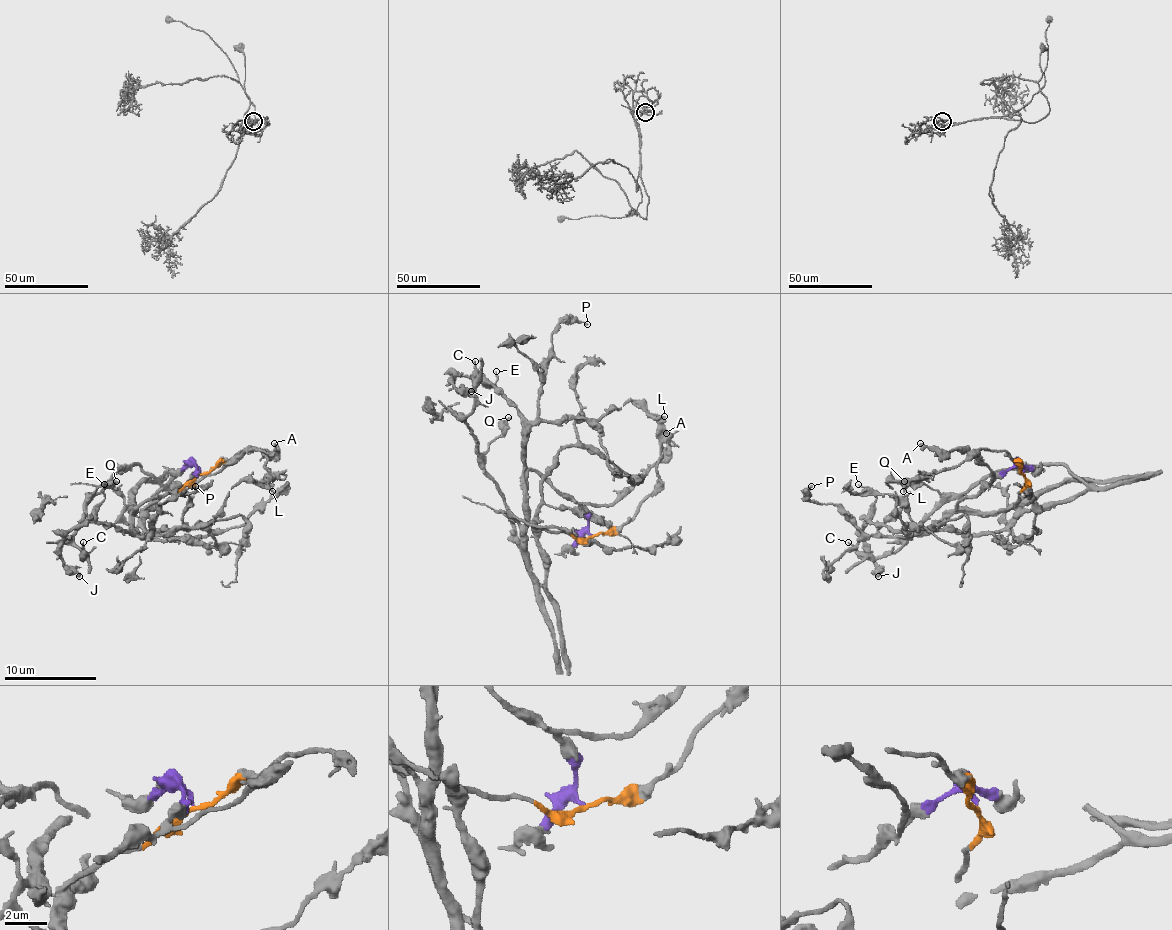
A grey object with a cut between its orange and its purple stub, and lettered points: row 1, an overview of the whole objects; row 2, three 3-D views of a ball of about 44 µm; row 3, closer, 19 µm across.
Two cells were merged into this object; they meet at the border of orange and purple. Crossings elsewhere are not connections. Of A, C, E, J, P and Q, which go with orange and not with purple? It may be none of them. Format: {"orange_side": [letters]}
{"orange_side": ["C", "Q"]}

